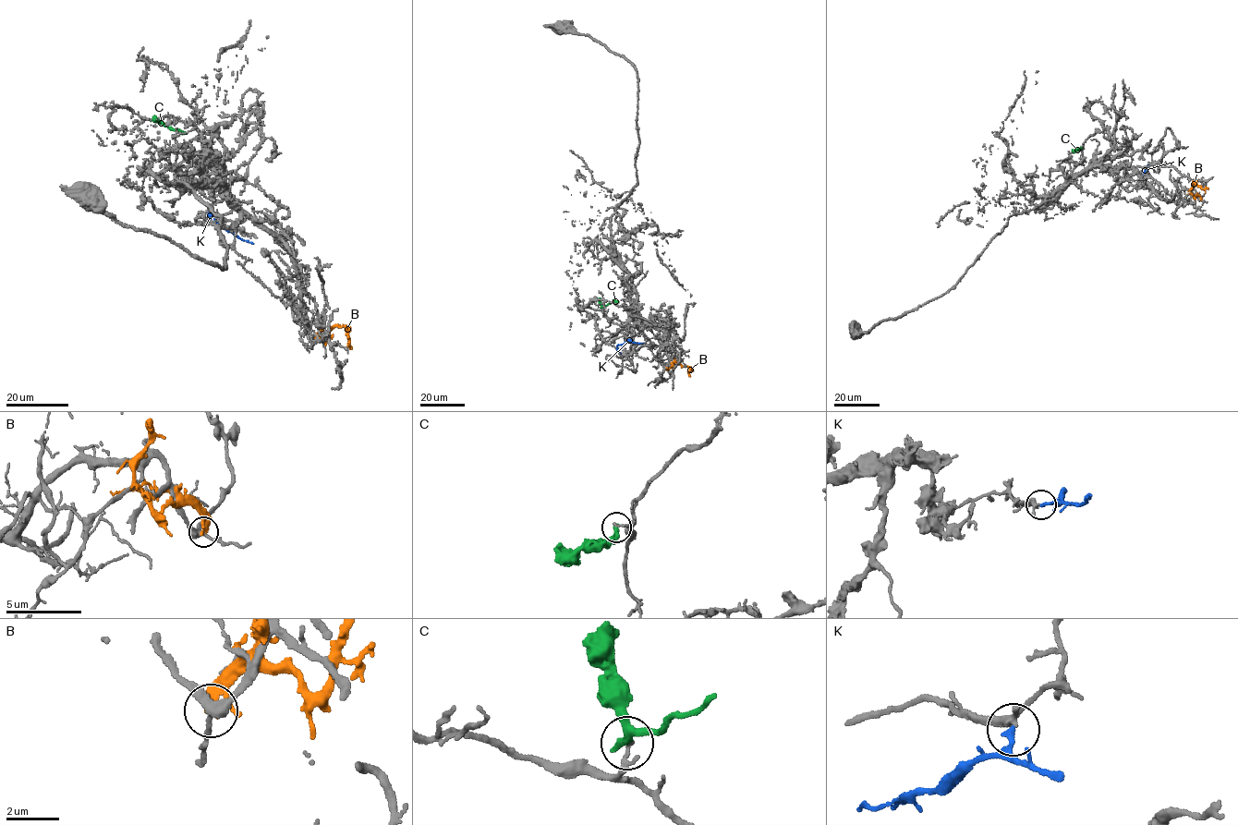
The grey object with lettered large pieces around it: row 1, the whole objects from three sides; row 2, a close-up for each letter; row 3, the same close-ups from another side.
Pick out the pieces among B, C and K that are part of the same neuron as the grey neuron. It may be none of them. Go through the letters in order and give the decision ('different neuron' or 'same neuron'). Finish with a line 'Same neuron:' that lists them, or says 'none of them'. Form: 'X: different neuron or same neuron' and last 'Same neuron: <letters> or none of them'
B: different neuron
C: different neuron
K: same neuron
Same neuron: K

